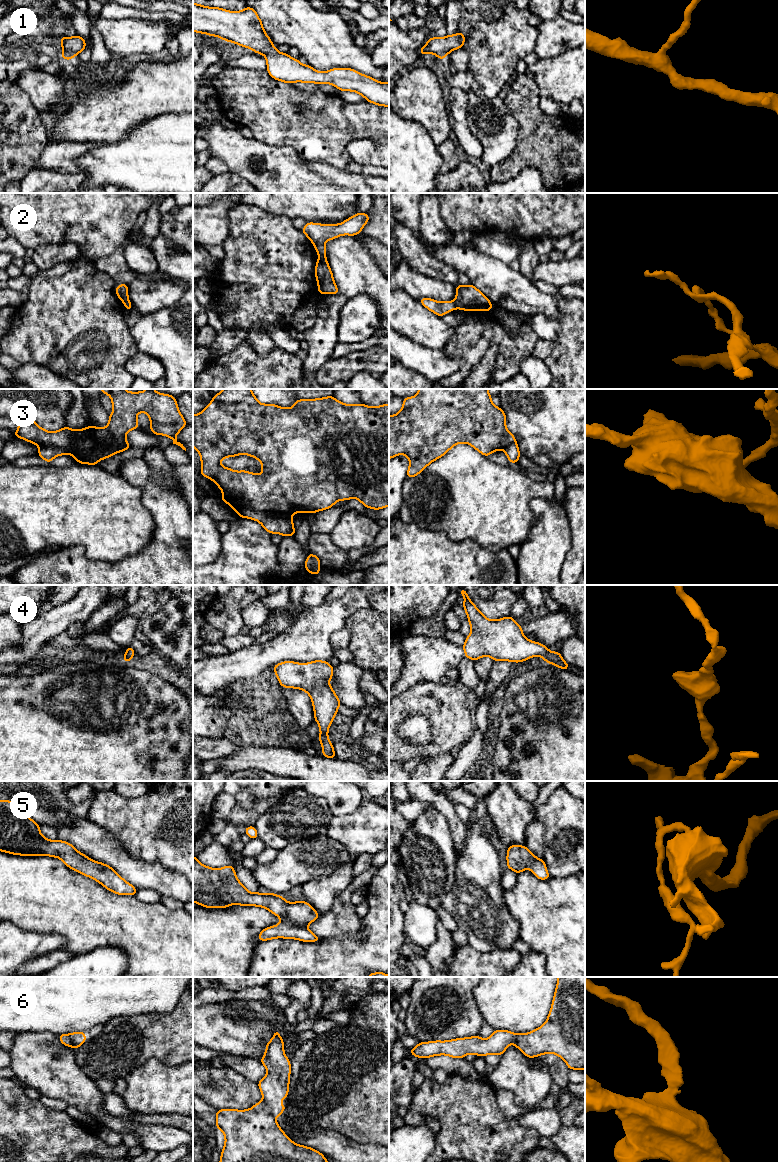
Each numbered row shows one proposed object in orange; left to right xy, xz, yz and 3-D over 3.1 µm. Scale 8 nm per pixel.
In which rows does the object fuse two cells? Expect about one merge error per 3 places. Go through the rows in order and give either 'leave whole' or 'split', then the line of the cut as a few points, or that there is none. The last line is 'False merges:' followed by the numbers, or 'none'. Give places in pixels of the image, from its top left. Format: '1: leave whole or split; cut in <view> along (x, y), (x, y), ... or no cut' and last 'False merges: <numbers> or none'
1: leave whole; no cut
2: split; cut in xz along (319, 256), (325, 259)
3: split; cut in xz along (239, 512), (251, 509), (290, 516)
4: leave whole; no cut
5: leave whole; no cut
6: split; cut in xz along (262, 1100), (275, 1117)
False merges: 2, 3, 6

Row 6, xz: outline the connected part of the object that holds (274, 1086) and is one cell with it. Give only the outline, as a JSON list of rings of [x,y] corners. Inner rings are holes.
[[[278,1030],[274,1031],[274,1037],[266,1045],[264,1057],[259,1061],[265,1066],[267,1075],[257,1084],[263,1101],[276,1118],[286,1110],[281,1100],[288,1096],[291,1071],[290,1060],[284,1053],[284,1041]]]

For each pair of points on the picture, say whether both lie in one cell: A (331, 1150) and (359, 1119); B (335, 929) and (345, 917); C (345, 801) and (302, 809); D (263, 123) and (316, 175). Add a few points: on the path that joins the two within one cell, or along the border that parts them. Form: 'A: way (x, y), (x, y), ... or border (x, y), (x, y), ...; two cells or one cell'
A: border (329, 1130), (341, 1133), (355, 1142), (366, 1144); two cells
B: way (336, 926), (342, 920); one cell
C: border (308, 792), (321, 796), (334, 815); two cells
D: border (263, 142), (275, 146), (290, 146), (306, 159); two cells

